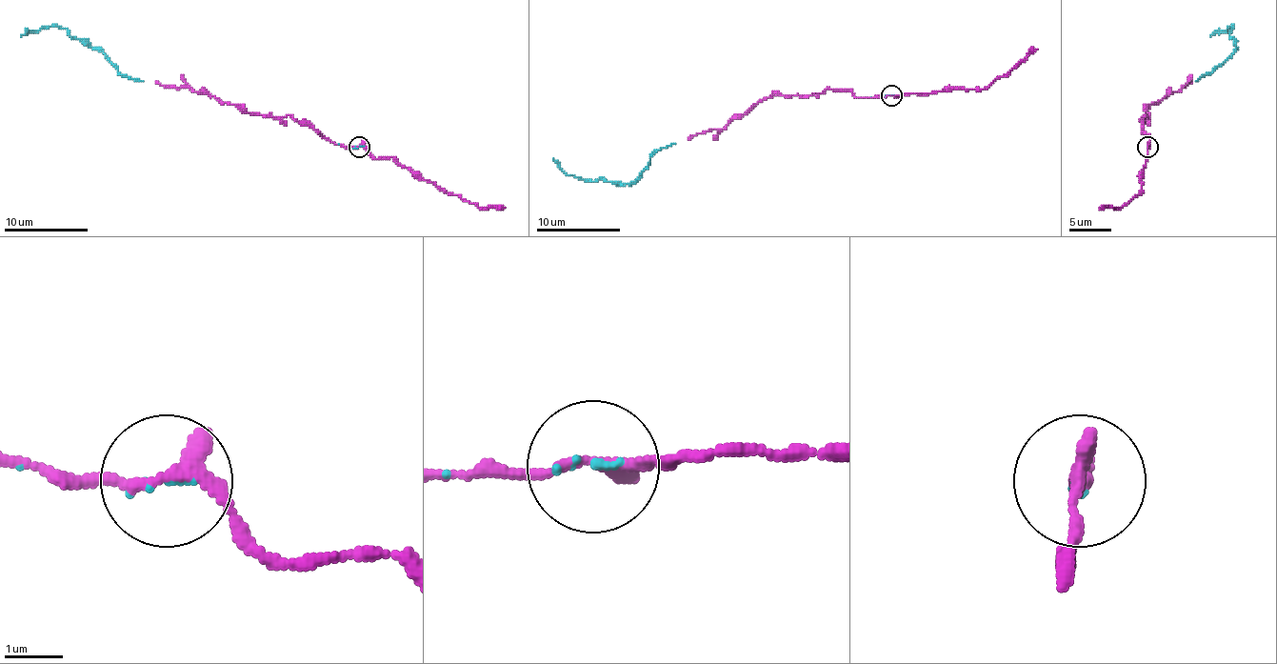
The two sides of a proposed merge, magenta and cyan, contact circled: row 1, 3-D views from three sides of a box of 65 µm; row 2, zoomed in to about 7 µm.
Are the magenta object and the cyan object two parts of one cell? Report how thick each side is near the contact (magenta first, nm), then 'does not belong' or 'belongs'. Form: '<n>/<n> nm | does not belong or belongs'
240/90 nm | belongs

